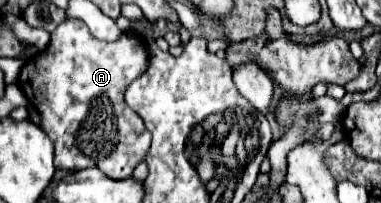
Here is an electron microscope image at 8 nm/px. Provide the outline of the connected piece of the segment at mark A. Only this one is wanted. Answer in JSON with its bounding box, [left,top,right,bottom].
[19,20,151,180]

